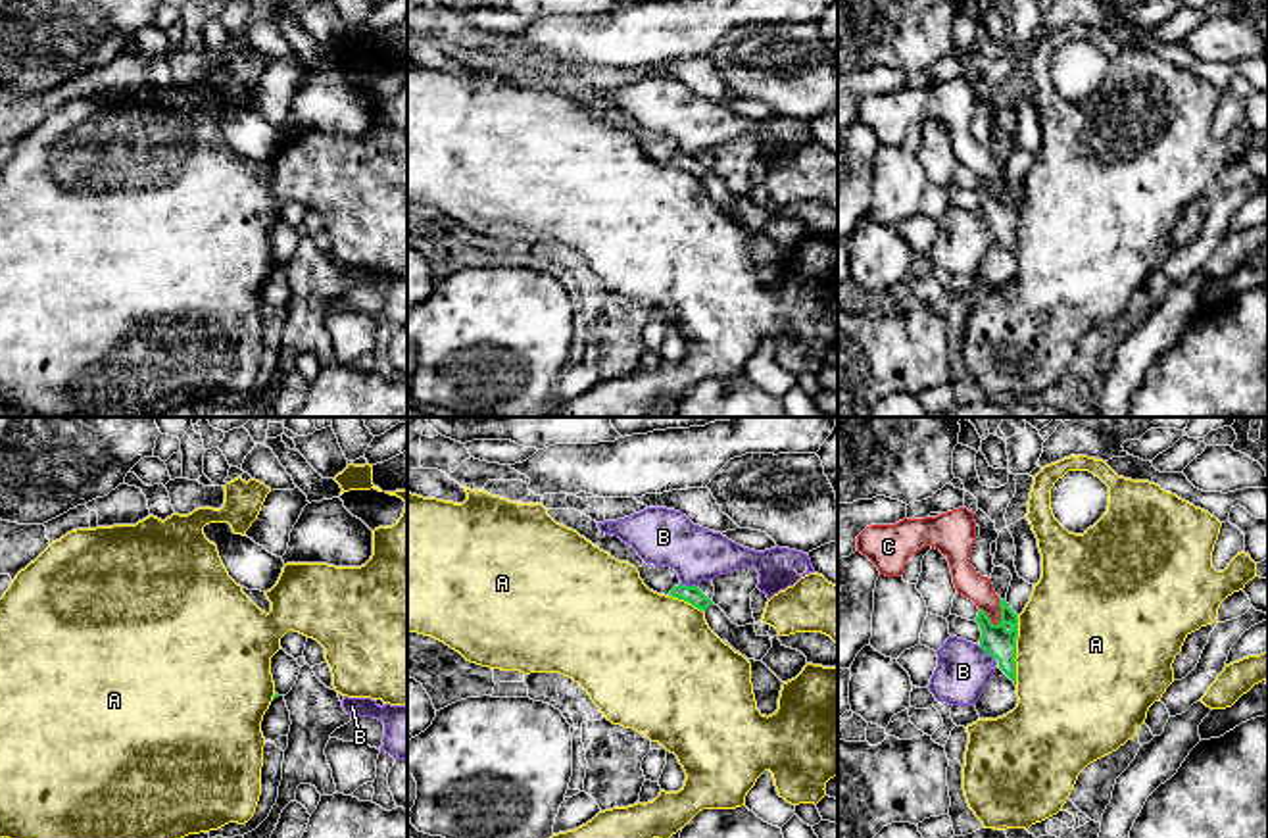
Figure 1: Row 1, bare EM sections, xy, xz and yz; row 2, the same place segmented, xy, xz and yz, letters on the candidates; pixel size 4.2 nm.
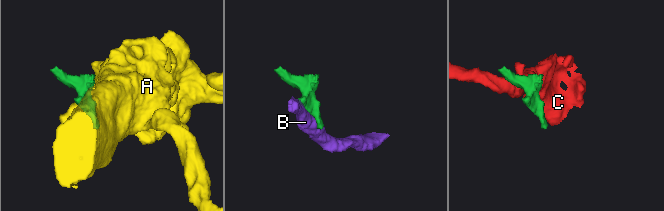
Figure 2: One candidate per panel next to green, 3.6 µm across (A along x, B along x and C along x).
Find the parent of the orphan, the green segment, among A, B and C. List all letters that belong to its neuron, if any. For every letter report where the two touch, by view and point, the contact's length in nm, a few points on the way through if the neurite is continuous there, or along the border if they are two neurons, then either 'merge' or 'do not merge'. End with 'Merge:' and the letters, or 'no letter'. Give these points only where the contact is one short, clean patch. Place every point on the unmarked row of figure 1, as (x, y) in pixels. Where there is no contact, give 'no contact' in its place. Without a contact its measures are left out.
A: meets green in yz at (1015, 220); contact 280 nm long; runs through yz (996, 210), (1015, 220), (1074, 221); merge
B: meets green in xz at (688, 156); contact 70 nm long; do not merge
C: meets green in yz at (1001, 181); contact 120 nm long; do not merge
Merge: A

